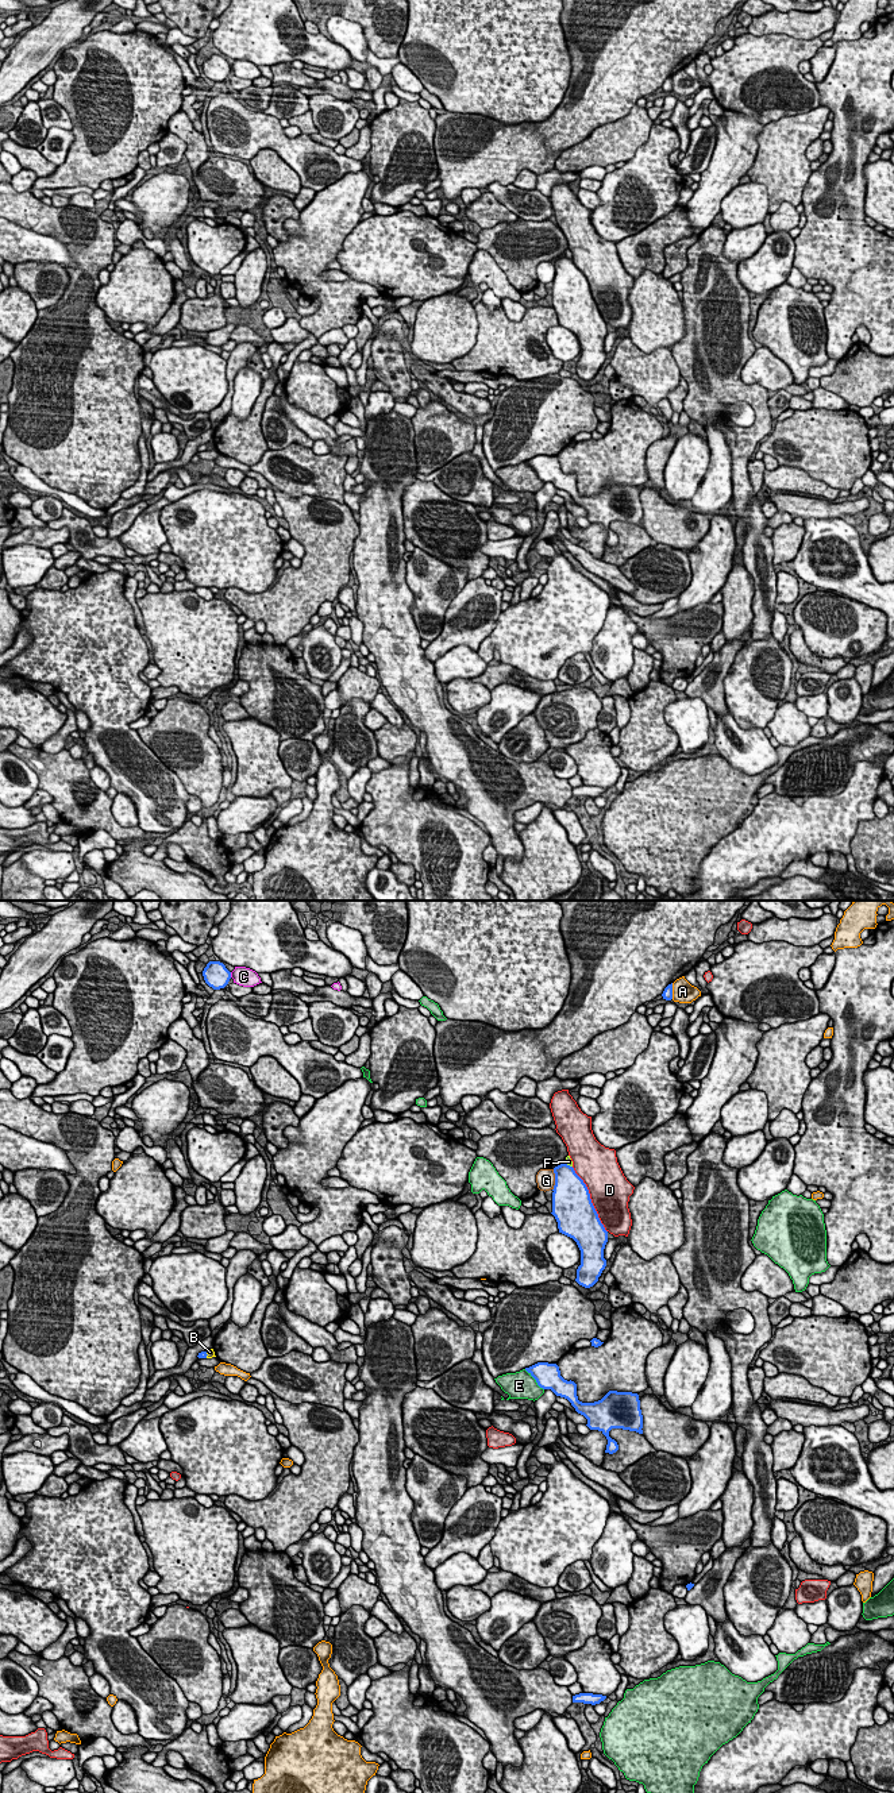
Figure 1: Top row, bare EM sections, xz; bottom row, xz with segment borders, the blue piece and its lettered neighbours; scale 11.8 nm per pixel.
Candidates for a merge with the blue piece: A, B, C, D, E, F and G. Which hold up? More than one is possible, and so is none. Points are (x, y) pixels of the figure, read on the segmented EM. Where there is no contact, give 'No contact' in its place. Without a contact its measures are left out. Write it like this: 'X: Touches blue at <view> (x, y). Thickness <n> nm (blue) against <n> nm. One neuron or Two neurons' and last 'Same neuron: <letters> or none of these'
A: Touches blue at xz (671, 991). Thickness 130 nm (blue) against 260 nm. Two neurons
B: Touches blue at xz (207, 1354). Thickness 90 nm (blue) against 90 nm. Two neurons
C: Touches blue at xz (230, 975). Thickness 300 nm (blue) against 220 nm. Two neurons
D: Touches blue at xz (590, 1199). Thickness 480 nm (blue) against 480 nm. Two neurons
E: Touches blue at xz (535, 1379). Thickness 300 nm (blue) against 320 nm. Two neurons
F: Touches blue at xz (569, 1165). Thickness 340 nm (blue) against 70 nm. Two neurons
G: Touches blue at xz (555, 1180). Thickness 420 nm (blue) against 220 nm. Two neurons
Same neuron: none of these

